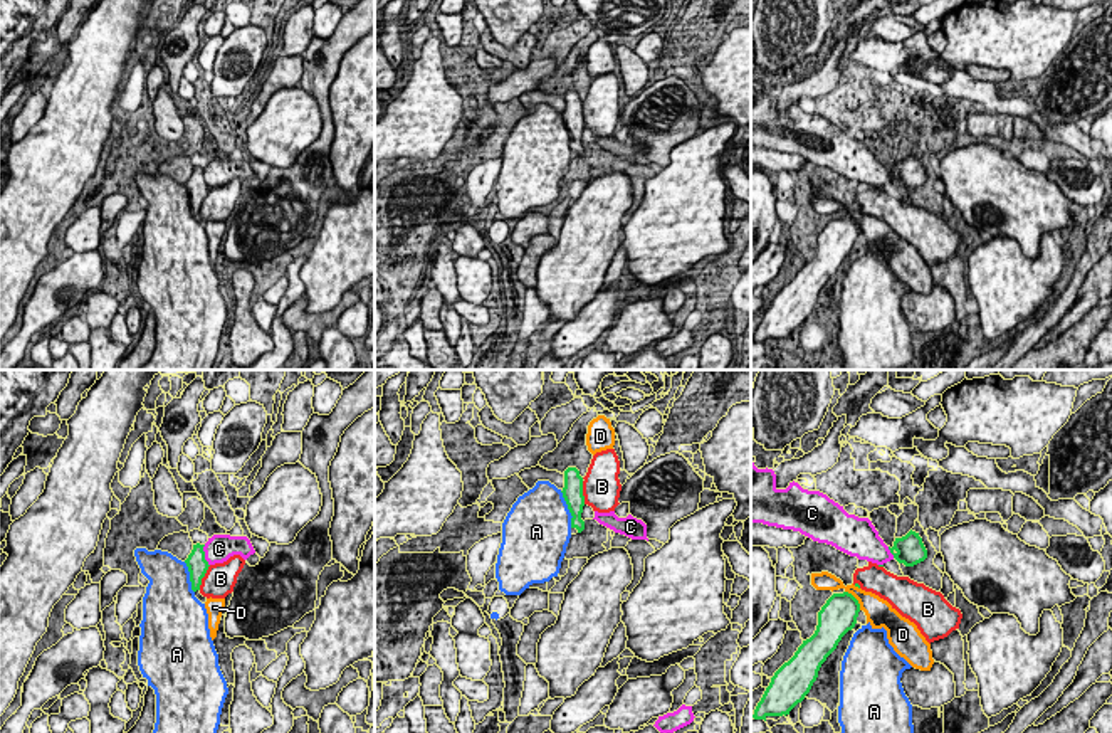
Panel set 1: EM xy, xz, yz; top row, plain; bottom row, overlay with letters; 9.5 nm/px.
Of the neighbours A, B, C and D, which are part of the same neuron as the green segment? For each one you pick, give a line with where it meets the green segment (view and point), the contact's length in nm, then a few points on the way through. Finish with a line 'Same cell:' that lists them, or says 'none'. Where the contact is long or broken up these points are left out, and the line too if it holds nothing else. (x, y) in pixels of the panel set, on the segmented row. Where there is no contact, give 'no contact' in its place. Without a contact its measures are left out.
Same cell: none

